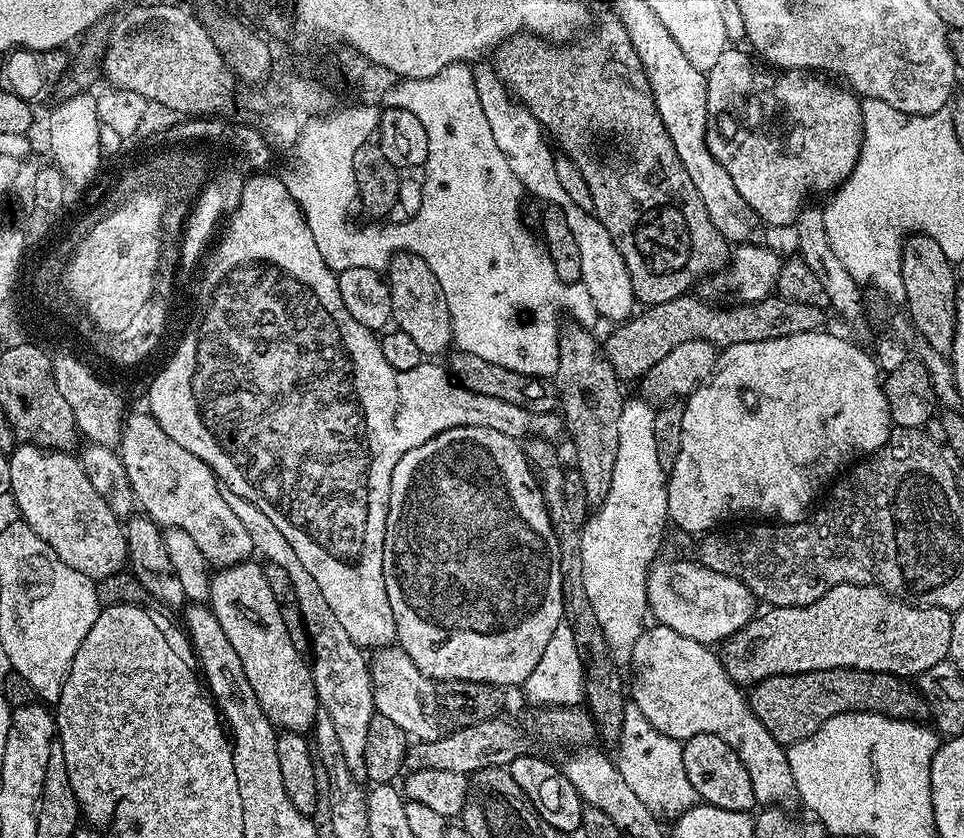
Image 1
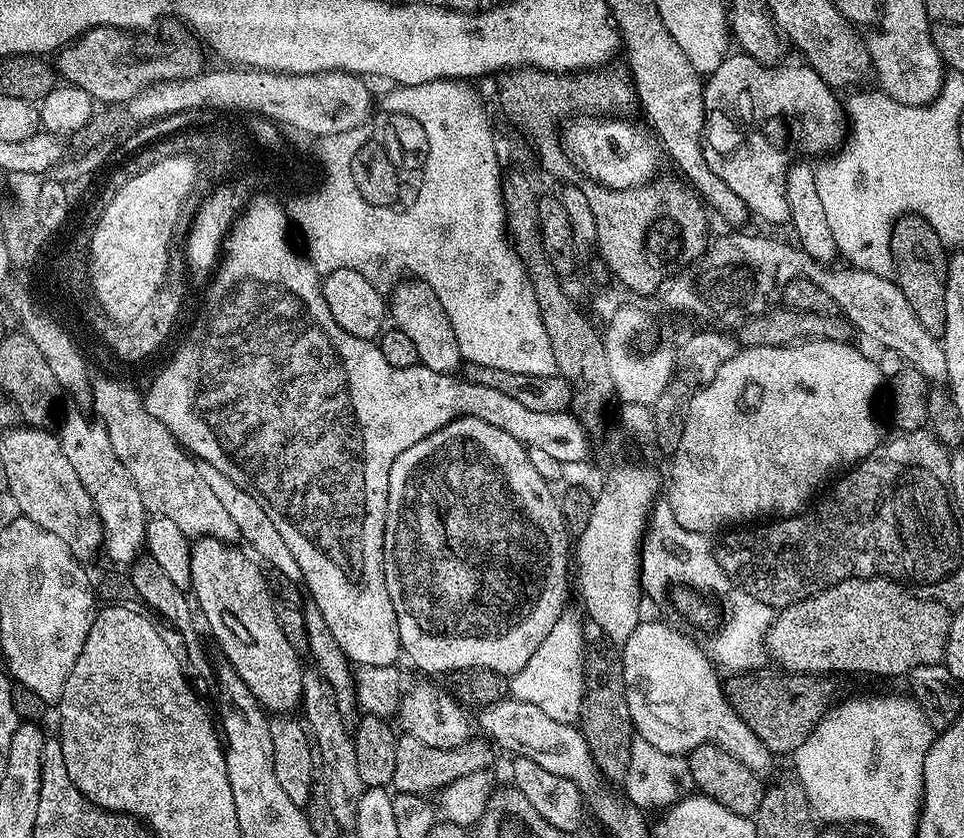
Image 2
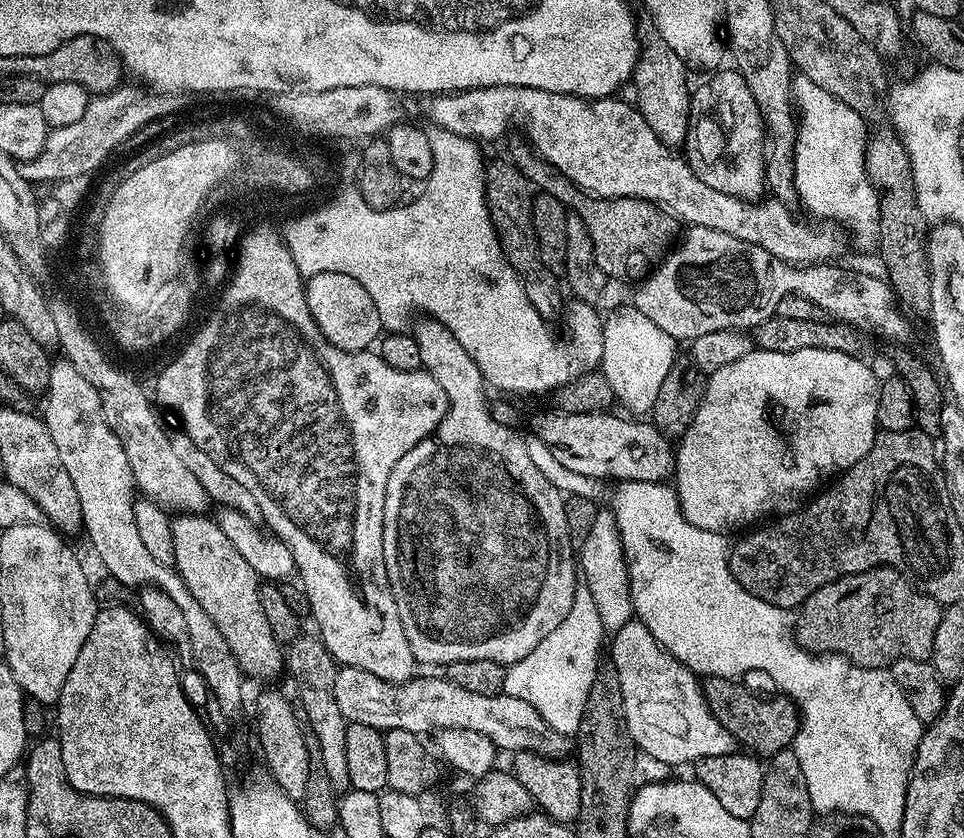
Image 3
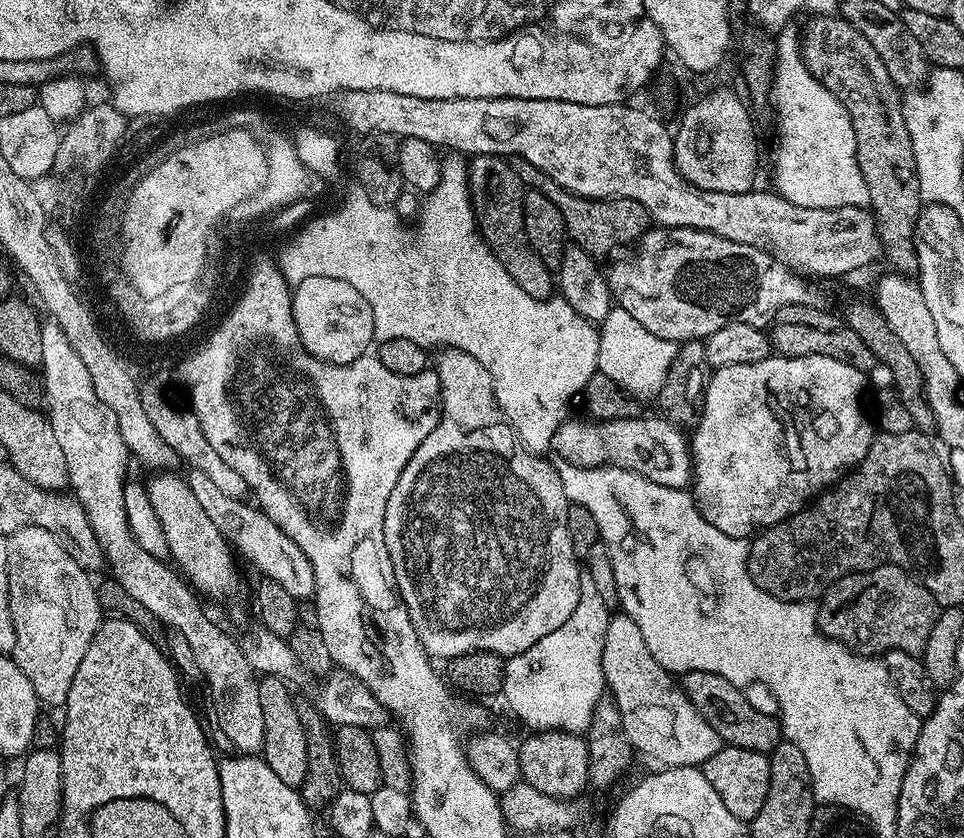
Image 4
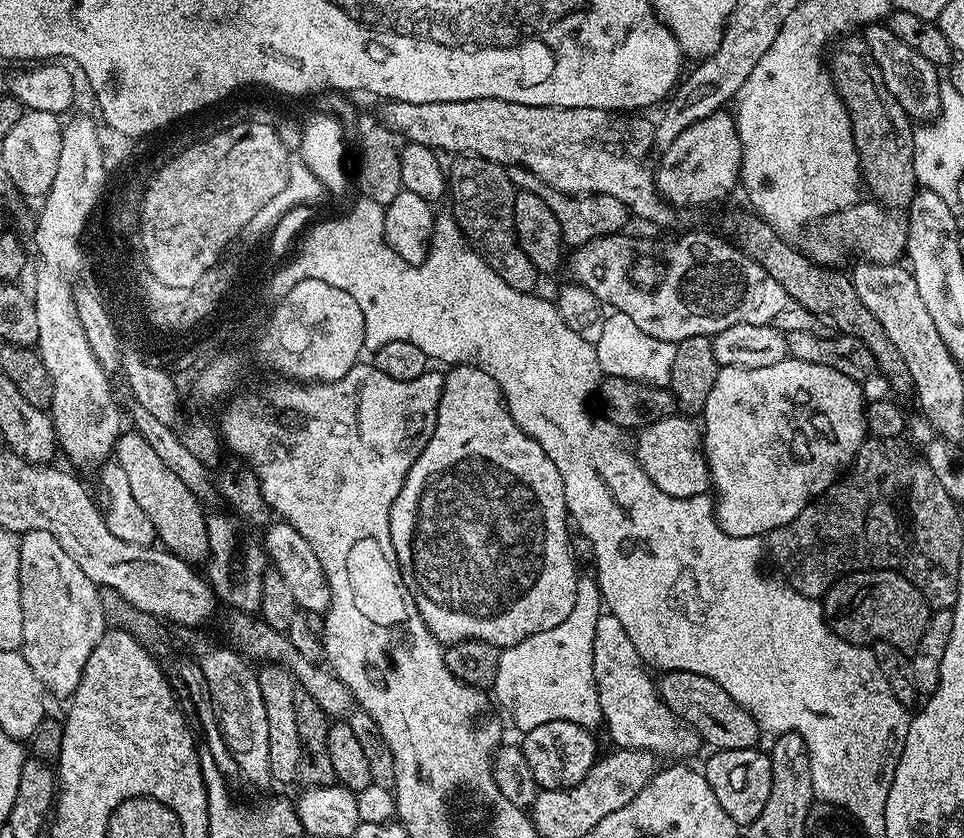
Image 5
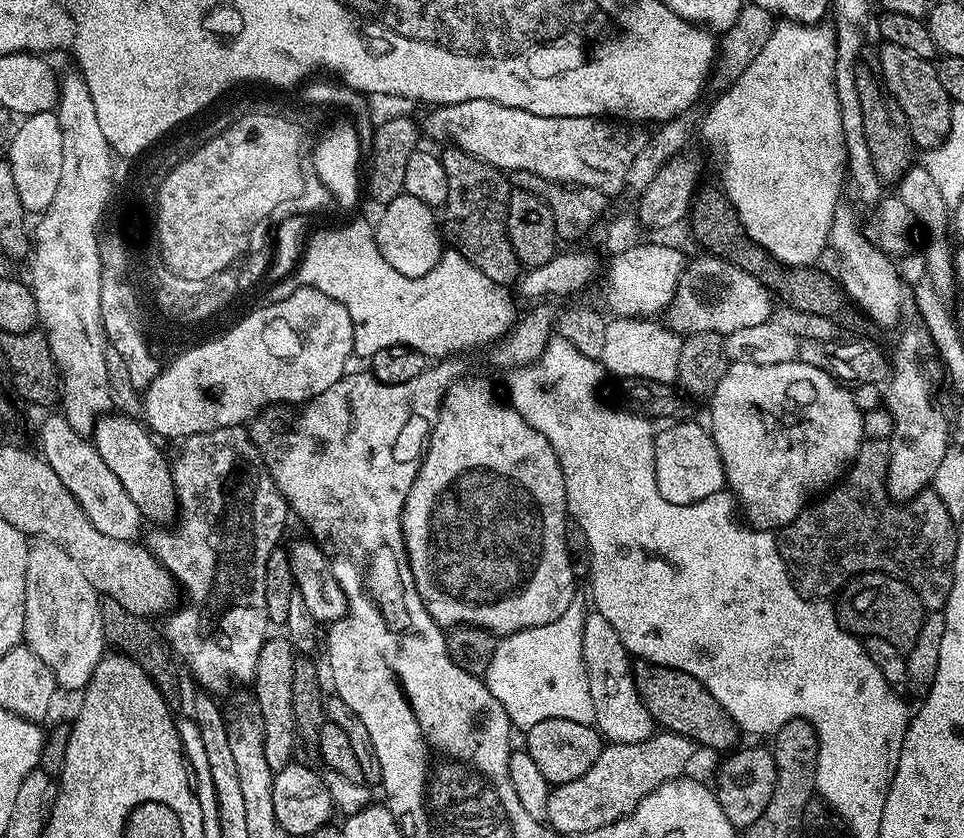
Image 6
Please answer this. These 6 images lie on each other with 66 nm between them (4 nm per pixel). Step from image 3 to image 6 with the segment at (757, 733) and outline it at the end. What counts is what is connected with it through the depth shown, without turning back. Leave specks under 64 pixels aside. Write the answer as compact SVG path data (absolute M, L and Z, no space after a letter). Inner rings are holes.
M641 659L633 663L632 677L640 701L661 729L686 736L697 745L705 744L708 748L733 747L731 744L735 742L736 736L738 737L736 723L720 709L710 690L706 690L706 686L702 686L696 678L682 670L674 670L661 664L650 664Z

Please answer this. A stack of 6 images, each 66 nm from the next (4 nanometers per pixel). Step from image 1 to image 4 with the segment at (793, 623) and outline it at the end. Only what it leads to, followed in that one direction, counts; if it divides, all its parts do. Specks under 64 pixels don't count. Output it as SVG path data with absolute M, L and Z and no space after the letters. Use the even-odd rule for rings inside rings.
M879 564L865 572L852 572L842 579L836 580L825 590L818 600L818 623L820 632L844 644L853 652L862 656L879 657L890 650L906 650L913 654L923 653L926 638L930 638L930 630L934 630L934 622L938 615L938 605L930 590L921 586L920 581L893 564Z

